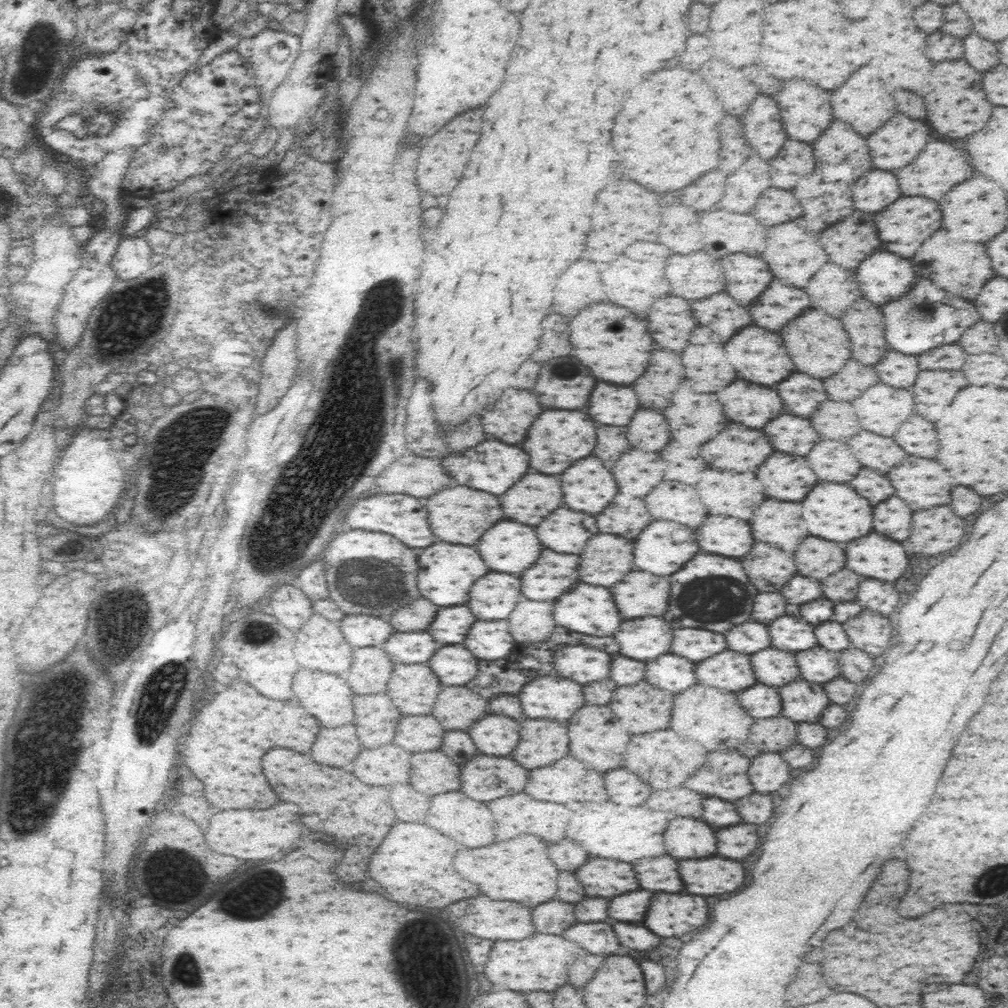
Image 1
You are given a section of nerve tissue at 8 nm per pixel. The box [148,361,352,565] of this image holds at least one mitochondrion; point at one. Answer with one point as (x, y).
(186, 451)

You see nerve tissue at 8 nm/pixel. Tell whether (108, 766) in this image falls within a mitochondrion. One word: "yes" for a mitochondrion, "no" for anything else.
no

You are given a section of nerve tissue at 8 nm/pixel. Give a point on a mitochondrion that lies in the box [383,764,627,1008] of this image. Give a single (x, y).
(407, 961)

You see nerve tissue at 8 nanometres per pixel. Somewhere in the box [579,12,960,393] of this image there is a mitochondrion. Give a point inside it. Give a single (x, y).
(926, 310)

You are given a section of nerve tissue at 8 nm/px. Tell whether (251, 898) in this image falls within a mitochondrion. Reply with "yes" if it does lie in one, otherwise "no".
yes

